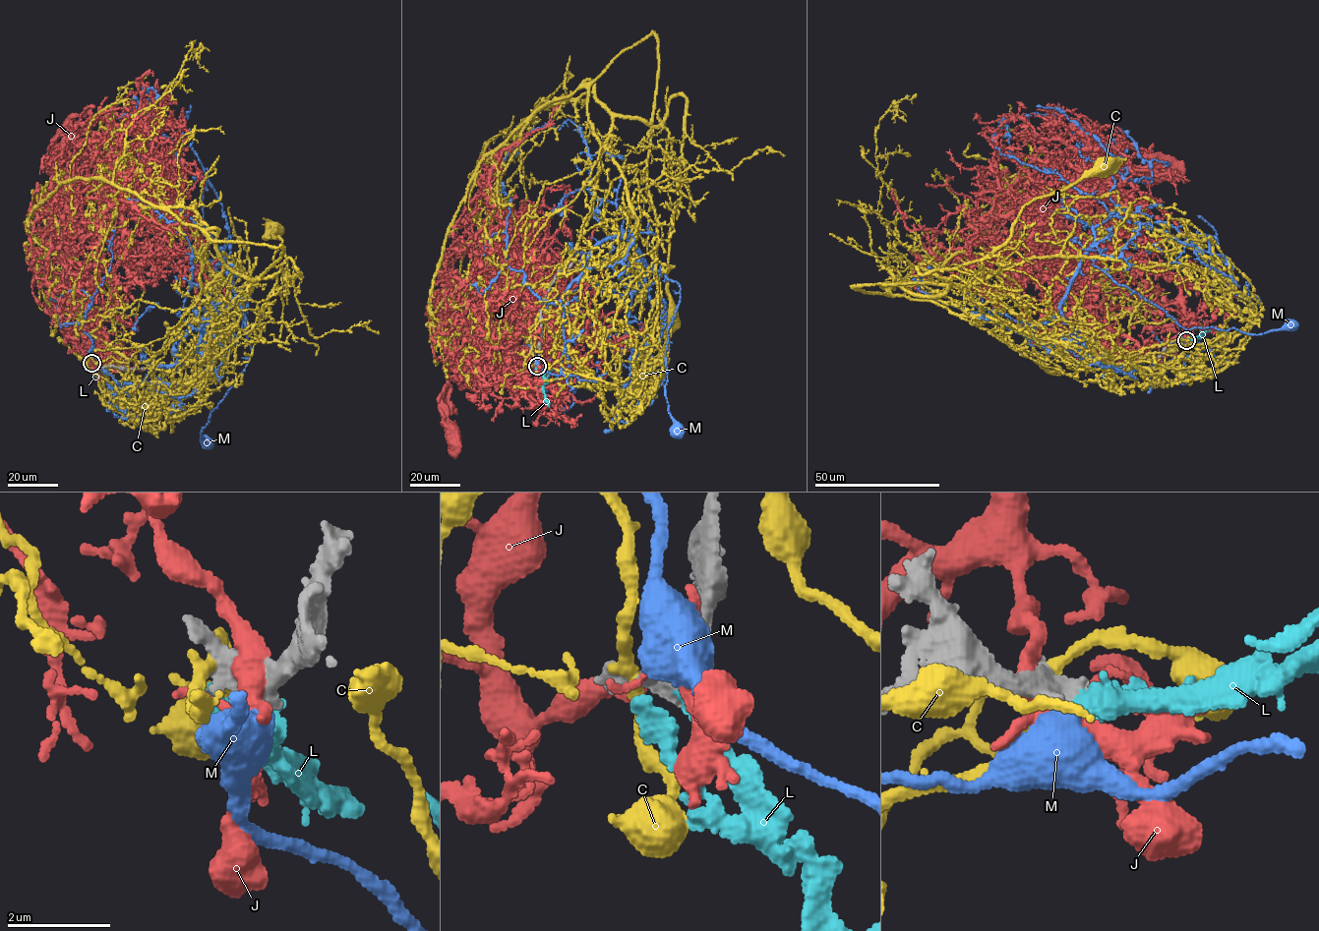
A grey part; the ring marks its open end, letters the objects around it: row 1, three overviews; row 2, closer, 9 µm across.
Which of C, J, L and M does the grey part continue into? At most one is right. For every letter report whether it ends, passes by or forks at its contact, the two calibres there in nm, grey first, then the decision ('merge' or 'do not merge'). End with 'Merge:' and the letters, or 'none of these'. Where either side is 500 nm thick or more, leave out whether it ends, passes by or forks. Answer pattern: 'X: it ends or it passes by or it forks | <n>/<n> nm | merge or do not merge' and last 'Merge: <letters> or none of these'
C: it passes by | 360/220 nm | do not merge
J: it forks | 420/360 nm | do not merge
L: it ends | 360/440 nm | merge
M: 360/700 nm | do not merge
Merge: L

